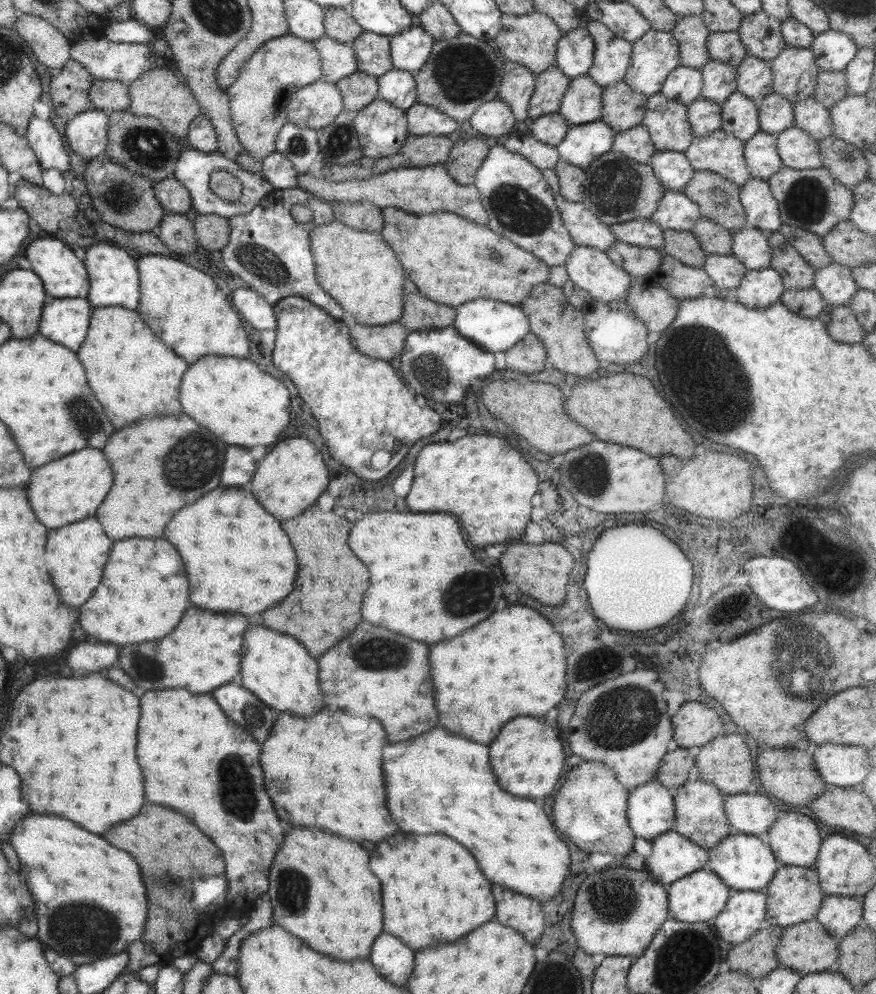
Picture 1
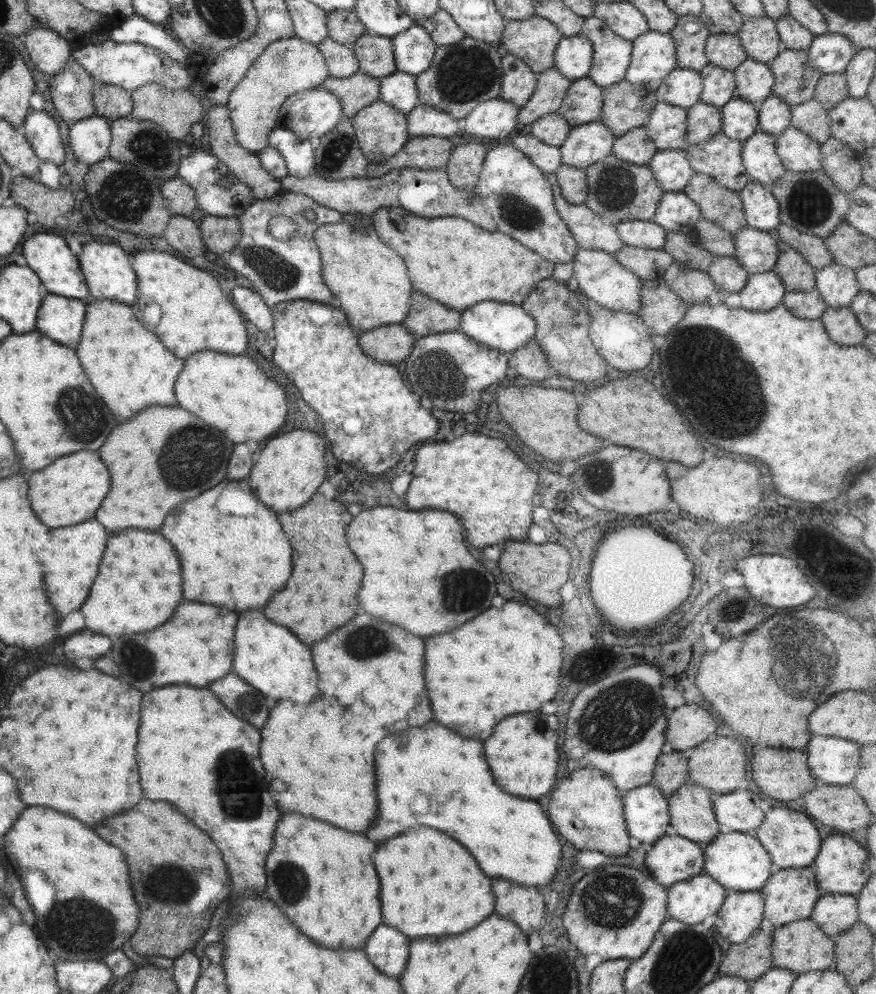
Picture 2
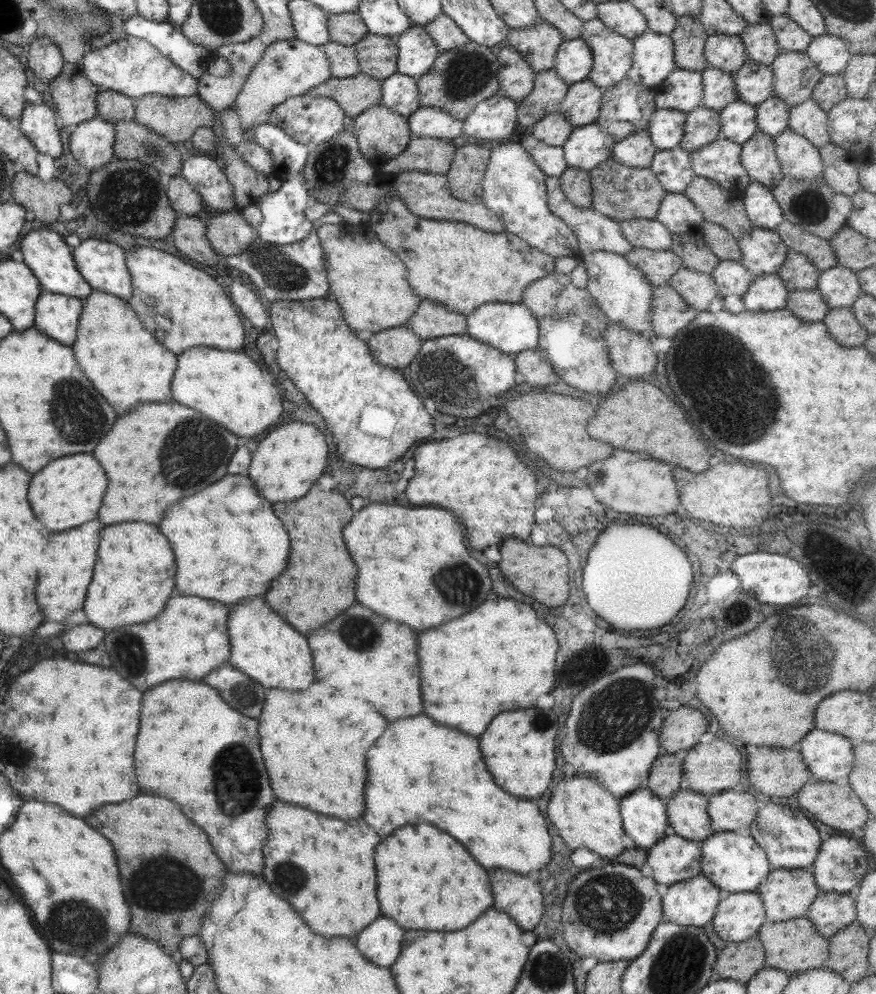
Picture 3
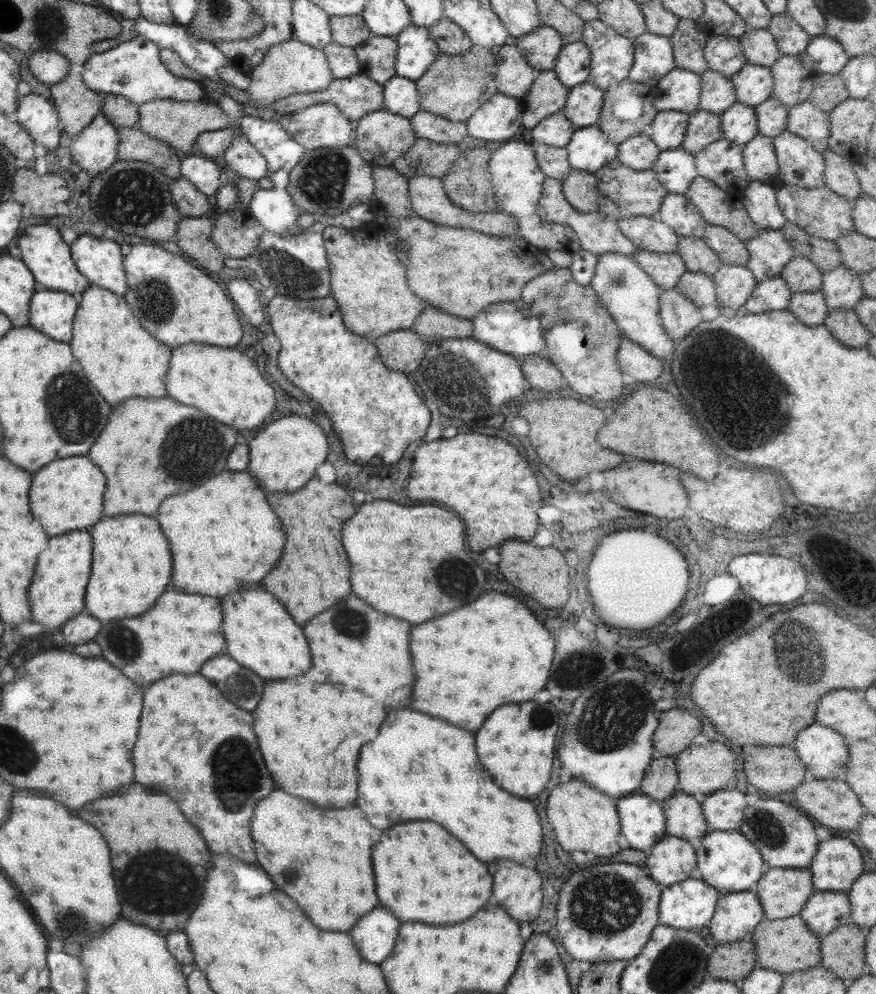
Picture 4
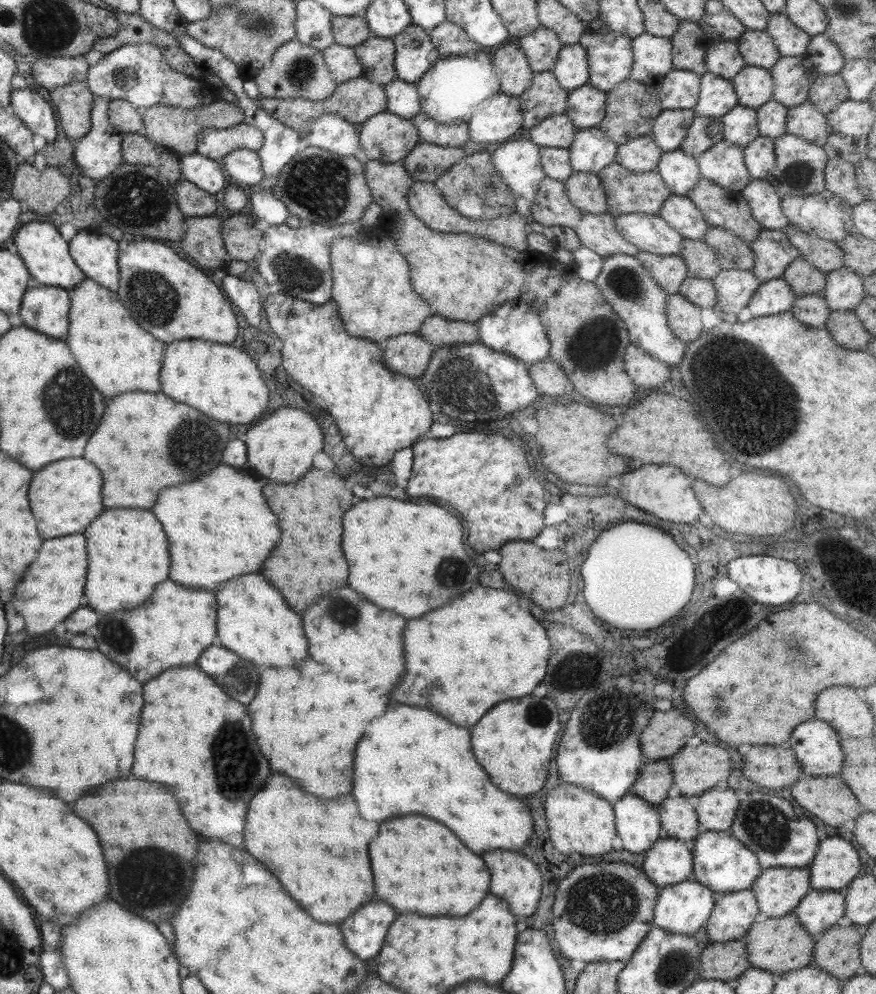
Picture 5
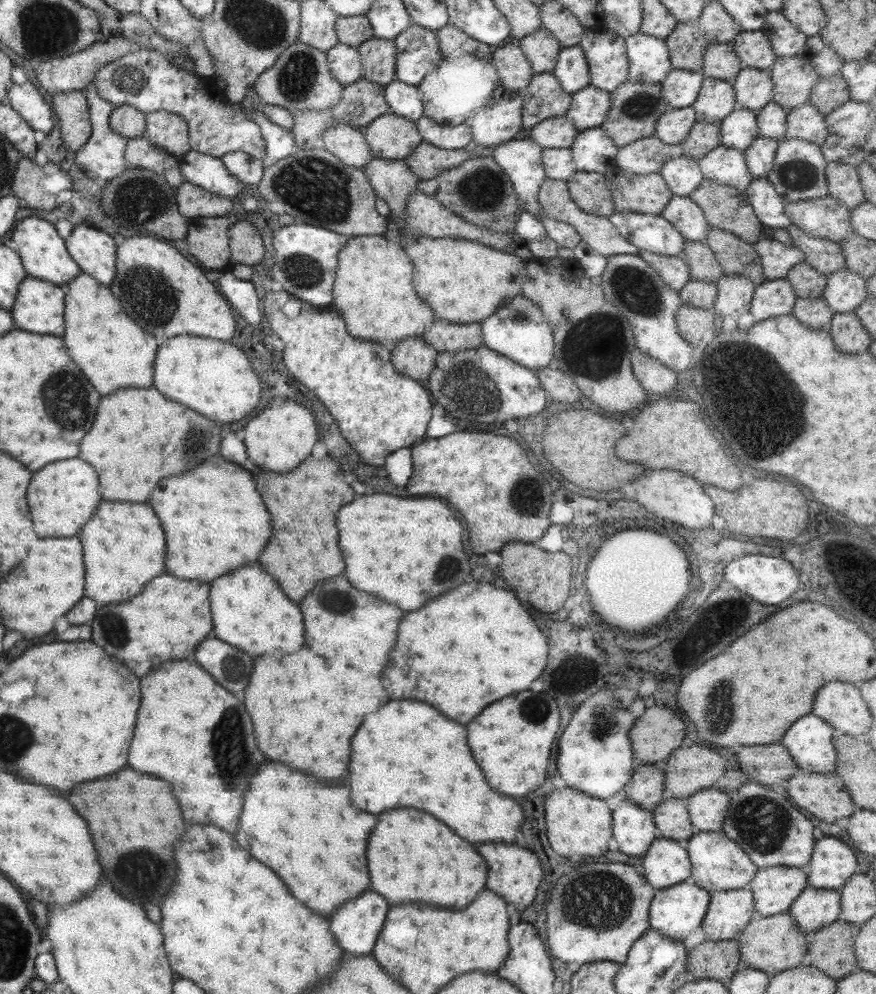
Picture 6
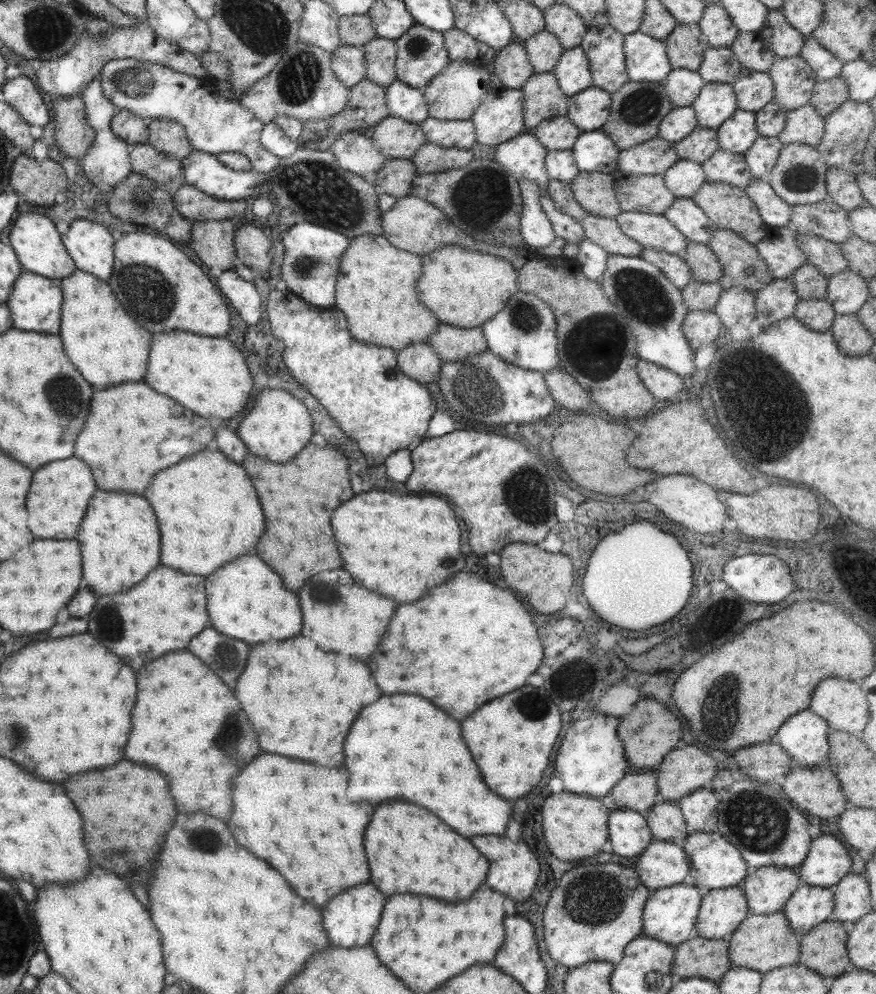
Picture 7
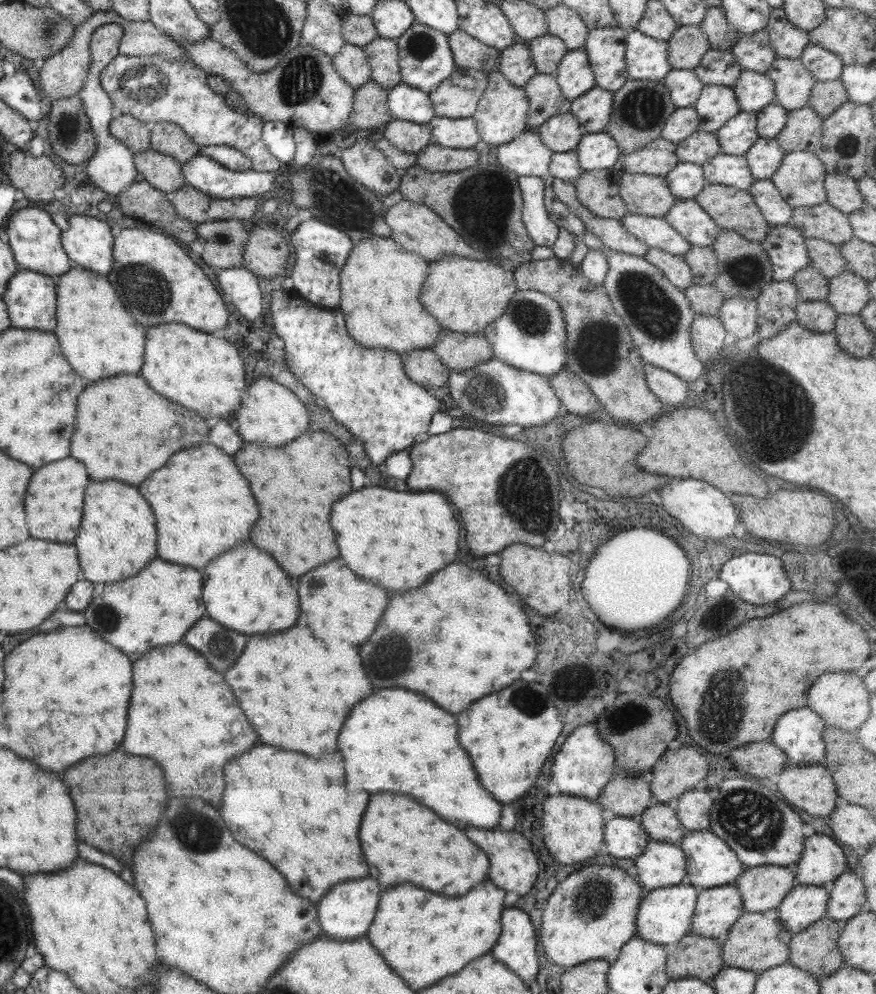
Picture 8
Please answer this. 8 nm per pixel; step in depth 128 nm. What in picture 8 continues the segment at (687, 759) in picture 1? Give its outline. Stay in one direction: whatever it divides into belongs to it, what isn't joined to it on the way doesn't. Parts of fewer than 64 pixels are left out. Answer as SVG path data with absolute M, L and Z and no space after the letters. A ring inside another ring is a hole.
M613 780L613 782L607 782L605 786L601 789L599 797L596 801L600 804L602 810L610 810L613 812L614 816L637 816L637 814L642 814L642 812L647 808L651 800L651 792L649 796L649 788L645 782L641 780Z

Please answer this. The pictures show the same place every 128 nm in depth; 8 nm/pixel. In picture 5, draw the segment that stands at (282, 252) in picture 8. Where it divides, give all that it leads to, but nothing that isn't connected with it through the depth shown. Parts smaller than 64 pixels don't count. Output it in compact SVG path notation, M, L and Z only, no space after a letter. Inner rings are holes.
M235 213L222 221L220 233L228 260L253 263L261 249L263 232L255 227L255 221L251 217Z

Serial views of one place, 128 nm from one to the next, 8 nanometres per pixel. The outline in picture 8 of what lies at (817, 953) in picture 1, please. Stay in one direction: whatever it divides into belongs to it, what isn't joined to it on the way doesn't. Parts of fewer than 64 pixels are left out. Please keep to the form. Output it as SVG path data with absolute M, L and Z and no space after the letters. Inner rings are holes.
M767 910L761 913L743 912L721 939L722 964L749 972L761 972L783 964L788 960L787 943L791 937L792 934L779 920L777 910Z

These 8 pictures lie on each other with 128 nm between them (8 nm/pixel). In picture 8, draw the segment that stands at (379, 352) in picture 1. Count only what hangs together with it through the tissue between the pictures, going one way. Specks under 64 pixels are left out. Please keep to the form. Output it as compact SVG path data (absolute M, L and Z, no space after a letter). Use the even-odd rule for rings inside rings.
M415 349L402 358L405 374L421 387L432 390L447 382L449 370L431 349Z

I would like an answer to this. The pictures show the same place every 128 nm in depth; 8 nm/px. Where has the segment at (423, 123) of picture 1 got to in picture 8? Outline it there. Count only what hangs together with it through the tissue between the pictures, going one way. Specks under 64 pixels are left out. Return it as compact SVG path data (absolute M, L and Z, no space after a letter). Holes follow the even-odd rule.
M434 116L428 125L432 142L445 148L473 149L480 140L472 117L451 119Z

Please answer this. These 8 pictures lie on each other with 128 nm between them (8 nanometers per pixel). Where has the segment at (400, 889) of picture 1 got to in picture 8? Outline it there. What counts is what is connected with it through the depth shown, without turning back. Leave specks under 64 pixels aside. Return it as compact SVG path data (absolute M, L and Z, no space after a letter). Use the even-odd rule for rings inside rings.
M377 792L369 796L367 808L359 824L359 842L361 842L361 850L369 868L369 876L377 878L381 886L411 882L435 894L459 896L459 894L465 894L477 882L481 882L487 874L487 858L473 842L469 842L451 824L437 818L429 808L417 804L413 798L399 792Z

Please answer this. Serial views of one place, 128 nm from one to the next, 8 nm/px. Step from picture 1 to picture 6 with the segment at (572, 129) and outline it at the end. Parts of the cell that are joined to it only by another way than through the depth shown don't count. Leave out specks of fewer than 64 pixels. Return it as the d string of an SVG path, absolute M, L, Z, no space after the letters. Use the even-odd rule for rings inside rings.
M601 127L578 131L570 149L576 171L603 175L615 166L614 158L618 148Z

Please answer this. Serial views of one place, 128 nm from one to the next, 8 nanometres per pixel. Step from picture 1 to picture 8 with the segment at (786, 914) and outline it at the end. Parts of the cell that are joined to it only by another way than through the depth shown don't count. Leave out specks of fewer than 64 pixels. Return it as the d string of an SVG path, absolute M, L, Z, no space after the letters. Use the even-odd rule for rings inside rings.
M775 865L746 867L734 880L744 913L761 913L777 909L781 899L793 886L794 869Z

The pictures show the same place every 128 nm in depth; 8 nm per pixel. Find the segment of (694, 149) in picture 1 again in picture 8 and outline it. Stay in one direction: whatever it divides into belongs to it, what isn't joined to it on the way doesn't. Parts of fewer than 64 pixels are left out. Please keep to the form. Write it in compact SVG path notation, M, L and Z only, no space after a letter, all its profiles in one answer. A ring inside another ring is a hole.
M720 152L700 167L709 185L723 185L746 191L754 181L744 156Z

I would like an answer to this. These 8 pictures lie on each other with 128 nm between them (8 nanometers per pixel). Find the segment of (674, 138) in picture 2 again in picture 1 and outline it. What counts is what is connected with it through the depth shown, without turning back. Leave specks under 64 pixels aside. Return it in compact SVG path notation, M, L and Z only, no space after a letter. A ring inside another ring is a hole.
M660 93L646 98L646 111L640 124L647 129L655 151L673 151L682 153L692 141L692 132L688 123L686 106L667 100Z

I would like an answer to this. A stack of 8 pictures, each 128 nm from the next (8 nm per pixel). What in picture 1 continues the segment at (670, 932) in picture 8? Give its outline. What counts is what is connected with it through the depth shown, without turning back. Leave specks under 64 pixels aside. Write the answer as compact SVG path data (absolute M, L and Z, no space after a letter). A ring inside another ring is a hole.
M701 869L666 886L669 918L705 922L720 914L731 889L709 869Z

